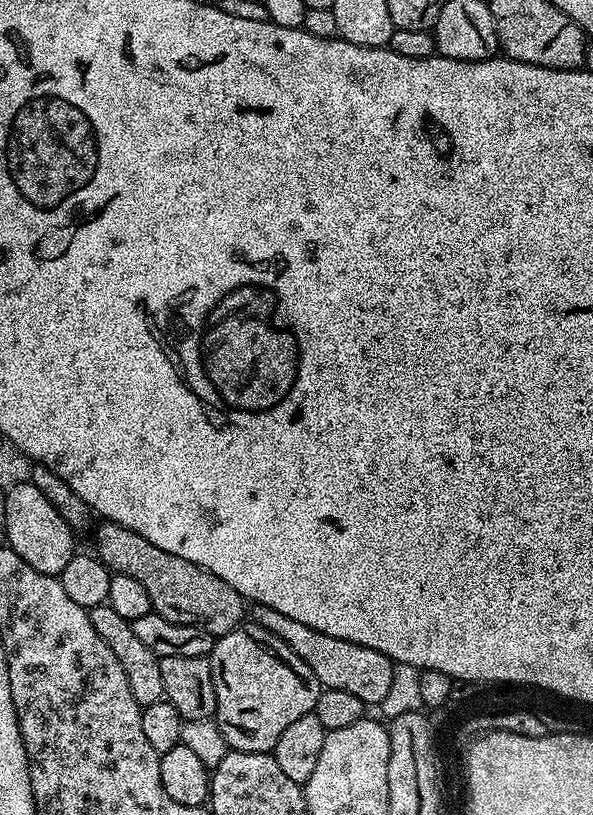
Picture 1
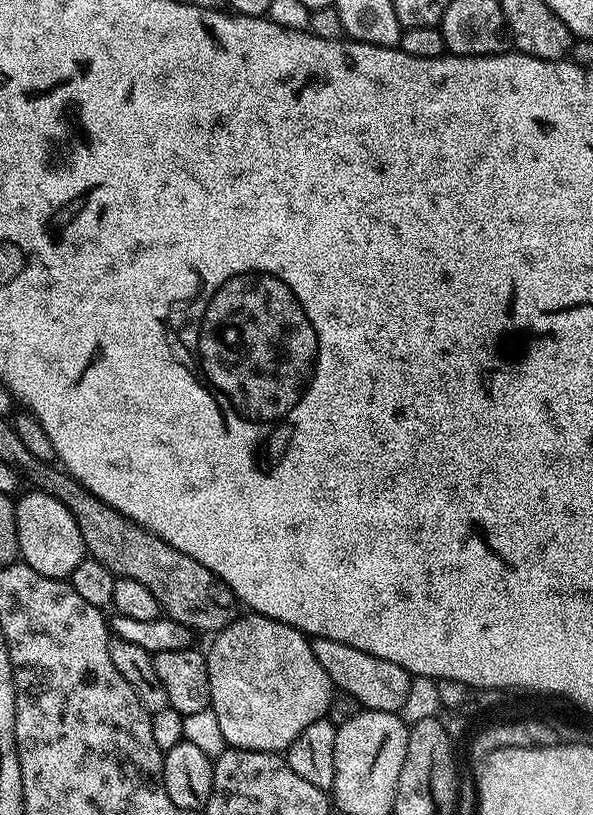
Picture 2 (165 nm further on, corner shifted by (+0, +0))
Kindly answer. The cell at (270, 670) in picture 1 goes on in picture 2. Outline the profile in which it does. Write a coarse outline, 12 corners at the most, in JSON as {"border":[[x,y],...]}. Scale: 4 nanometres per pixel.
{"border":[[237,615],[207,649],[228,748],[280,754],[332,683],[297,628]]}

